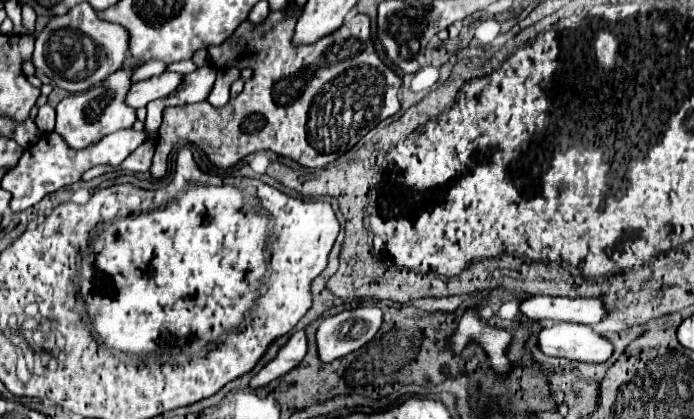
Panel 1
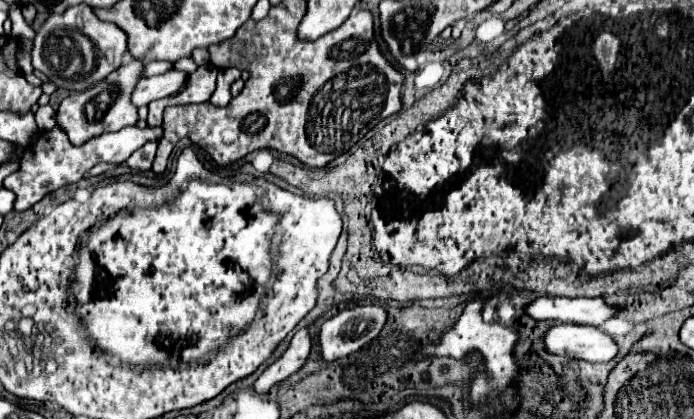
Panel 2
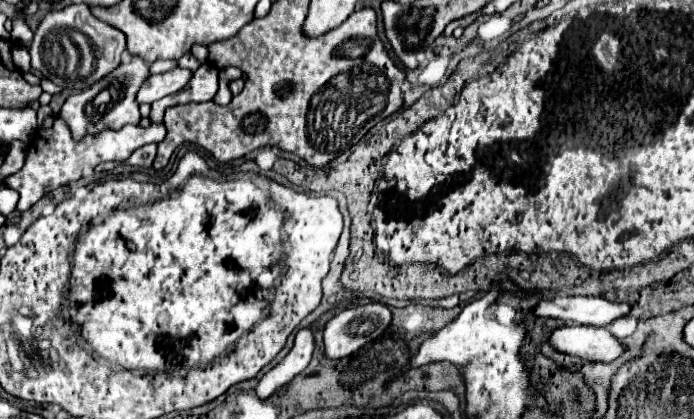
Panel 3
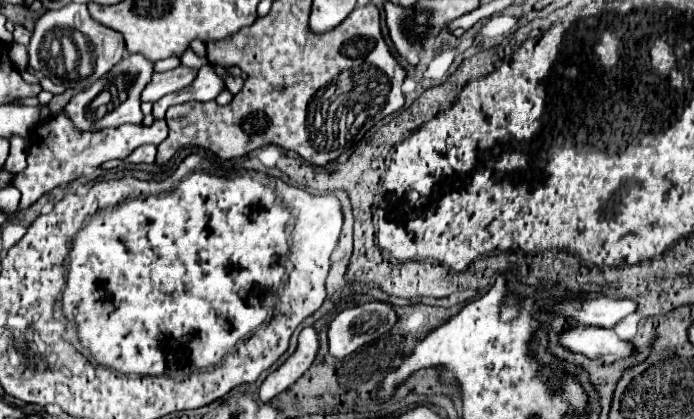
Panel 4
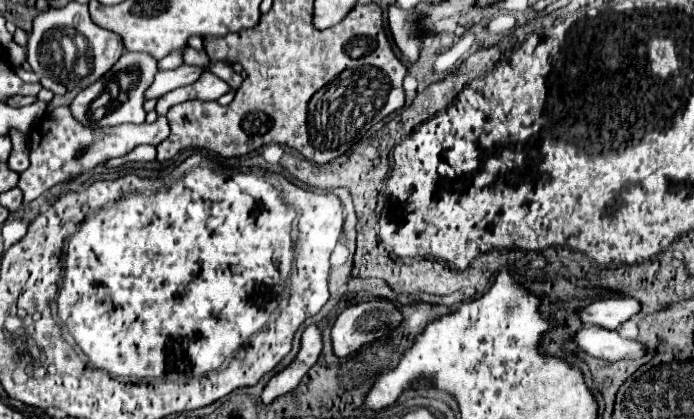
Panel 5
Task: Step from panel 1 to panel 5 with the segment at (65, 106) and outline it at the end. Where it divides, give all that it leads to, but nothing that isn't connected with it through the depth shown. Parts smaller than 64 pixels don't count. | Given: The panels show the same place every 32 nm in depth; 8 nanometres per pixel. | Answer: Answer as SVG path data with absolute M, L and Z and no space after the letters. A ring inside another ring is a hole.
M126 52L116 64L114 68L110 68L100 80L96 80L94 84L90 84L88 88L84 88L68 106L72 116L82 124L82 126L90 126L90 128L104 128L104 126L118 126L124 122L132 122L132 124L142 124L146 118L146 112L142 108L144 104L144 90L148 88L148 84L152 84L152 76L158 72L156 68L156 60L152 60L152 56L146 56L144 52Z

